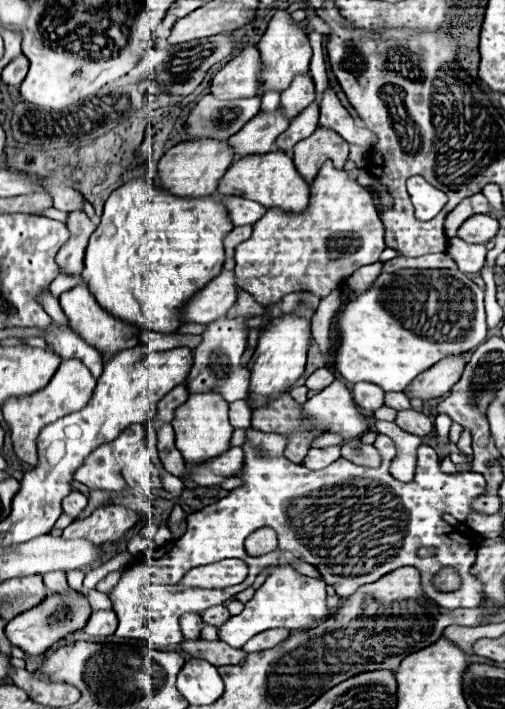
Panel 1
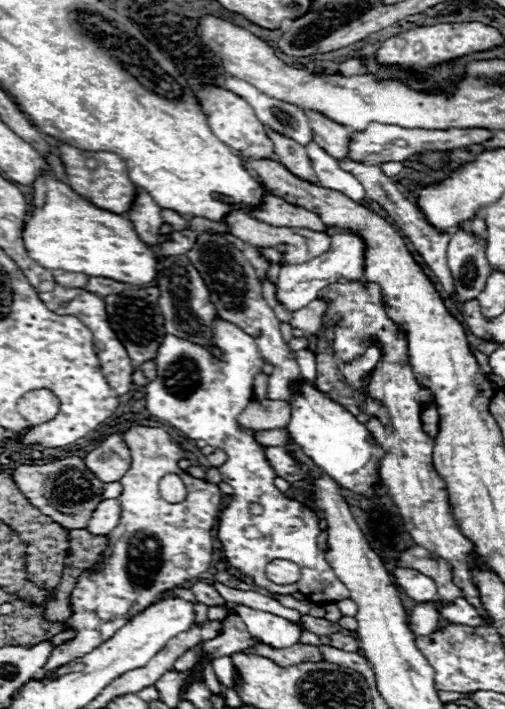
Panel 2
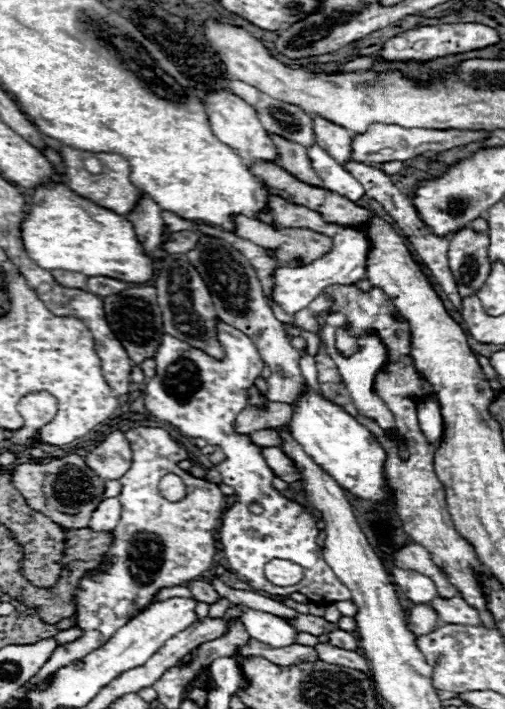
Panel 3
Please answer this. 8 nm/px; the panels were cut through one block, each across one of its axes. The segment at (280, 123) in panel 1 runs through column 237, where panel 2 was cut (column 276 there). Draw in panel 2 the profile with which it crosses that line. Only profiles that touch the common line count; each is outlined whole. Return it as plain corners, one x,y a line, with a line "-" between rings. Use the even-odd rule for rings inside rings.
266,128
266,134
268,138
274,142
274,154
278,156
276,160
286,166
294,176
306,180
306,182
312,182
312,184
320,184
318,182
318,176
314,174
312,166
310,166
310,160
306,156
306,148
302,144
296,144
294,140
278,134
278,132
272,132
270,128

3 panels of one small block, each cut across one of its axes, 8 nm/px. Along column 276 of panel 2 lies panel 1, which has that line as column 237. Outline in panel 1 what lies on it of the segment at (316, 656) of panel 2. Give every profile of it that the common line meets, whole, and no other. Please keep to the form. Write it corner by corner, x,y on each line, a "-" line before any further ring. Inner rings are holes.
184,640
180,644
192,658
208,660
214,666
230,666
240,664
248,654
240,648
232,648
224,642
210,642
210,640

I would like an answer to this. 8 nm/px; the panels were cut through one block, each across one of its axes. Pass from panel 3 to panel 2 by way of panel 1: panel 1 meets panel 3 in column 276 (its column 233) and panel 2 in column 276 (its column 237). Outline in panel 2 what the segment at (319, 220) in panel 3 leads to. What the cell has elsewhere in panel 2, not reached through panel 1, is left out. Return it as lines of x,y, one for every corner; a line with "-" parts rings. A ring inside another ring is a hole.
266,194
262,208
252,212
252,216
260,222
272,224
272,226
284,226
284,228
308,228
316,232
326,232
328,236
336,234
336,228
326,228
324,222
306,208
296,208
288,204
286,200
280,200
278,196

